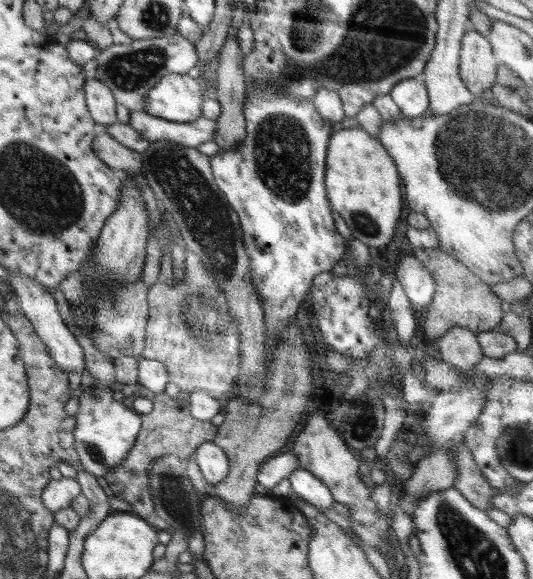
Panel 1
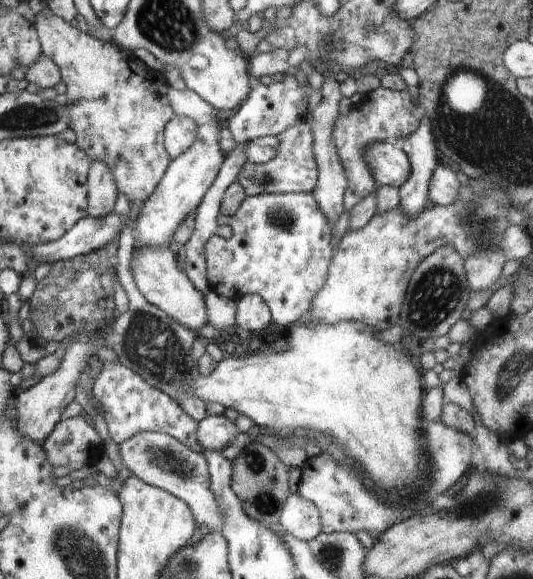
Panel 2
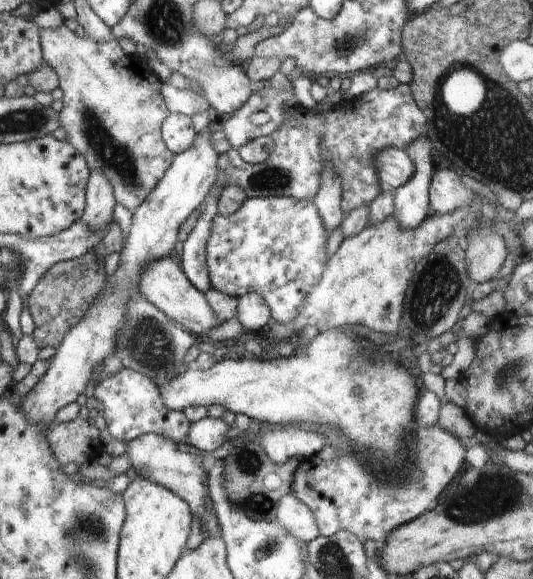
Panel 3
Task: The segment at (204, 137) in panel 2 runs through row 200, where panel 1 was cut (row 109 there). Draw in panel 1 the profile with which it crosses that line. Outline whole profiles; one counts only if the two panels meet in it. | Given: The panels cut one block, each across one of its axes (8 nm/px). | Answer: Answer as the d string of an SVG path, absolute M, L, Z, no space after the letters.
M166 74L146 96L143 108L152 116L177 123L201 118L206 97L198 79L188 74Z

